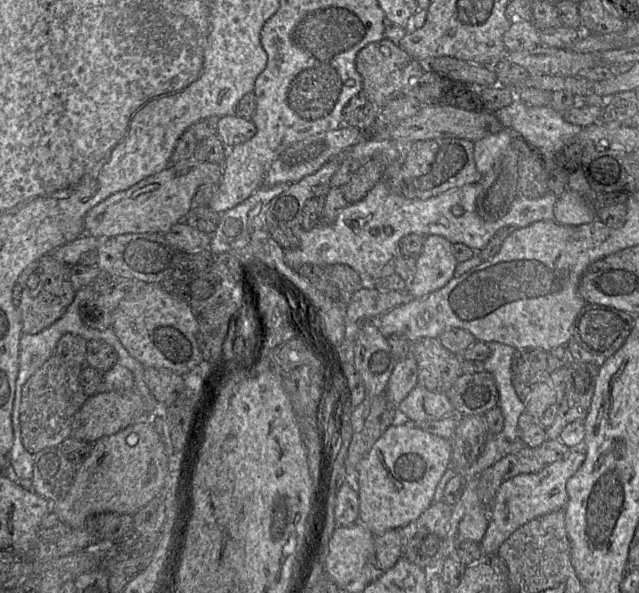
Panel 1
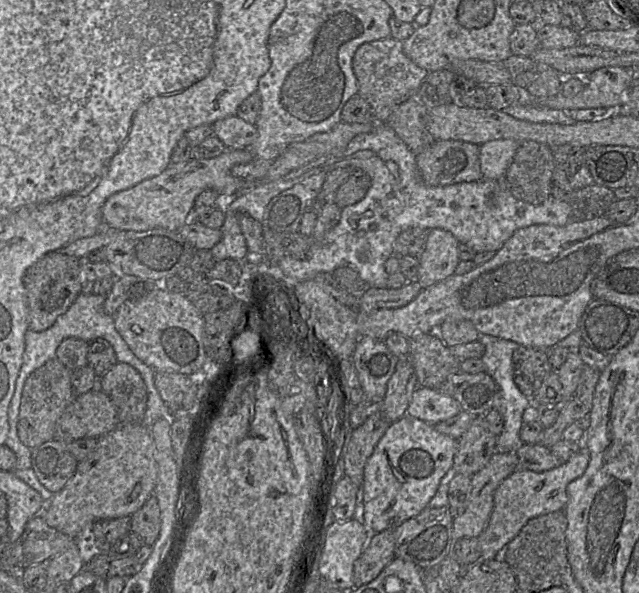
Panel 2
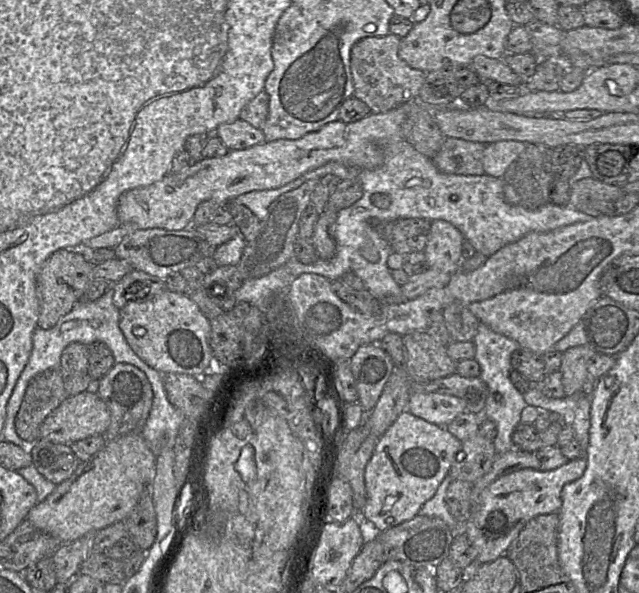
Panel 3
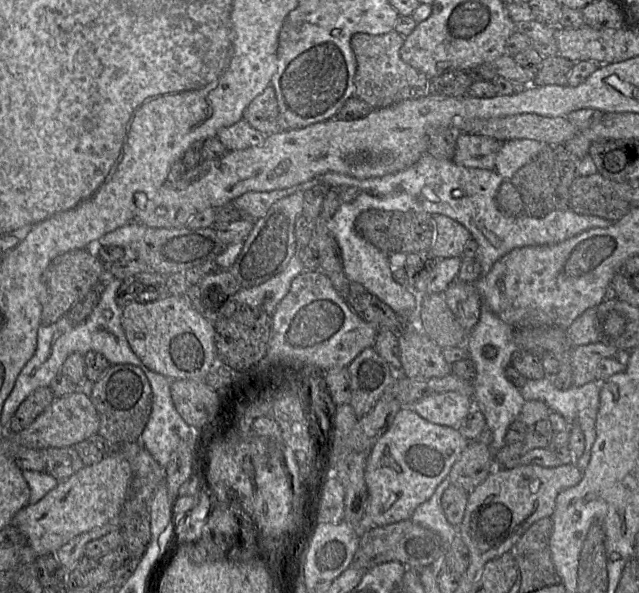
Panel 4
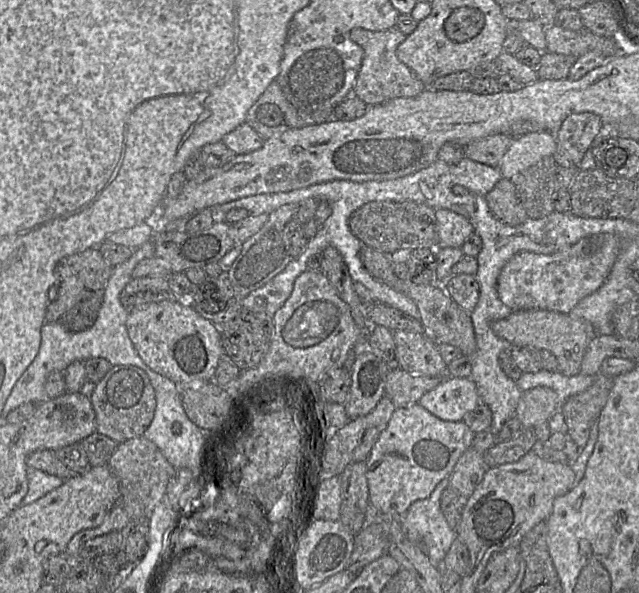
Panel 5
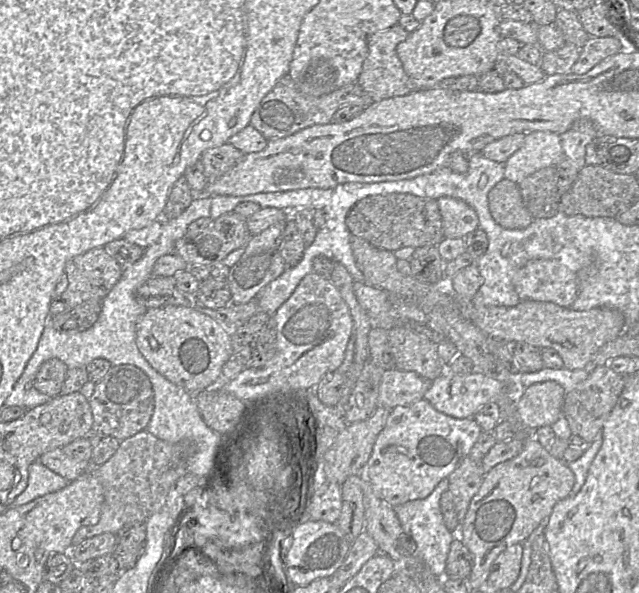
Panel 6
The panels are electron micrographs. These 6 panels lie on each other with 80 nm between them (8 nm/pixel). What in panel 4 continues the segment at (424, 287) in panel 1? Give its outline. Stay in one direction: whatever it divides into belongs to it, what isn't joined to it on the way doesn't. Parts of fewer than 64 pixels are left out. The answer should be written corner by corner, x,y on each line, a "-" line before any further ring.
433,214
435,238
429,253
434,259
462,258
464,246
470,239
470,232
459,222
443,215

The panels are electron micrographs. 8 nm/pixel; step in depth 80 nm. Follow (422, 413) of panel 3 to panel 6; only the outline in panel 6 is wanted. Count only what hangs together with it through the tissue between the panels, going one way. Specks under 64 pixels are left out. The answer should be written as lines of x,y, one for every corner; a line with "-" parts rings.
478,370
468,374
454,374
445,372
431,381
431,385
424,393
427,400
437,411
448,416
462,419
471,418
477,410
490,401
497,403
497,399
506,392
506,386
502,382
486,375

